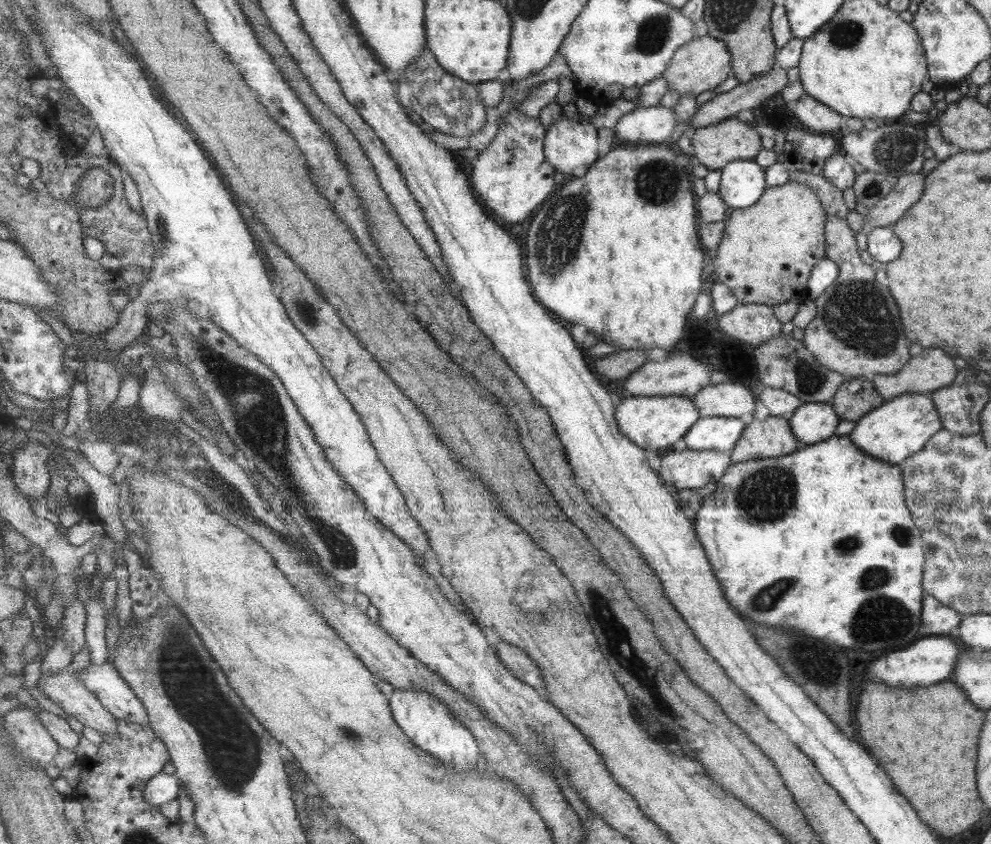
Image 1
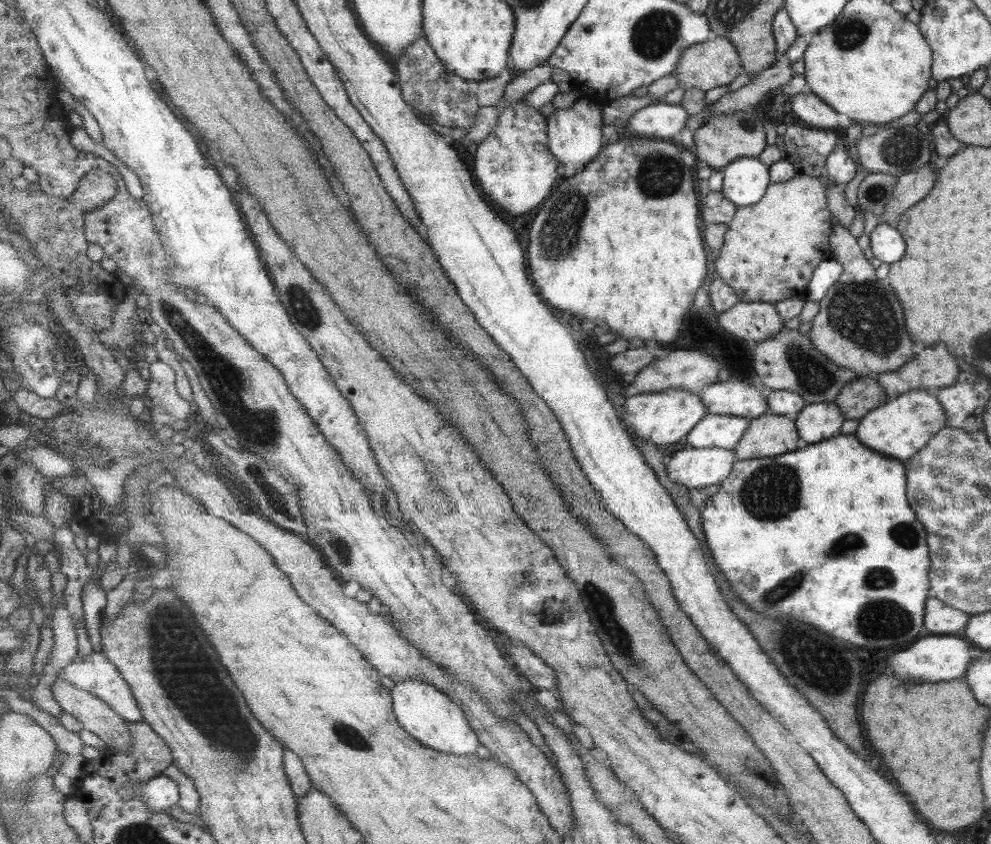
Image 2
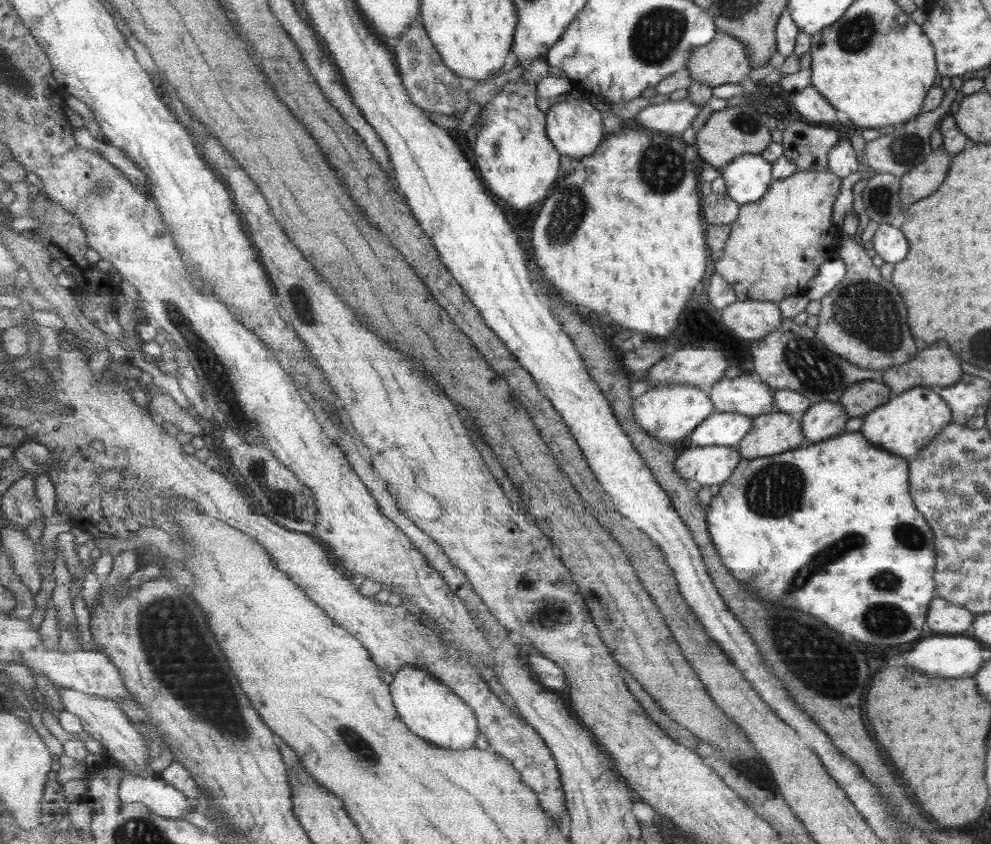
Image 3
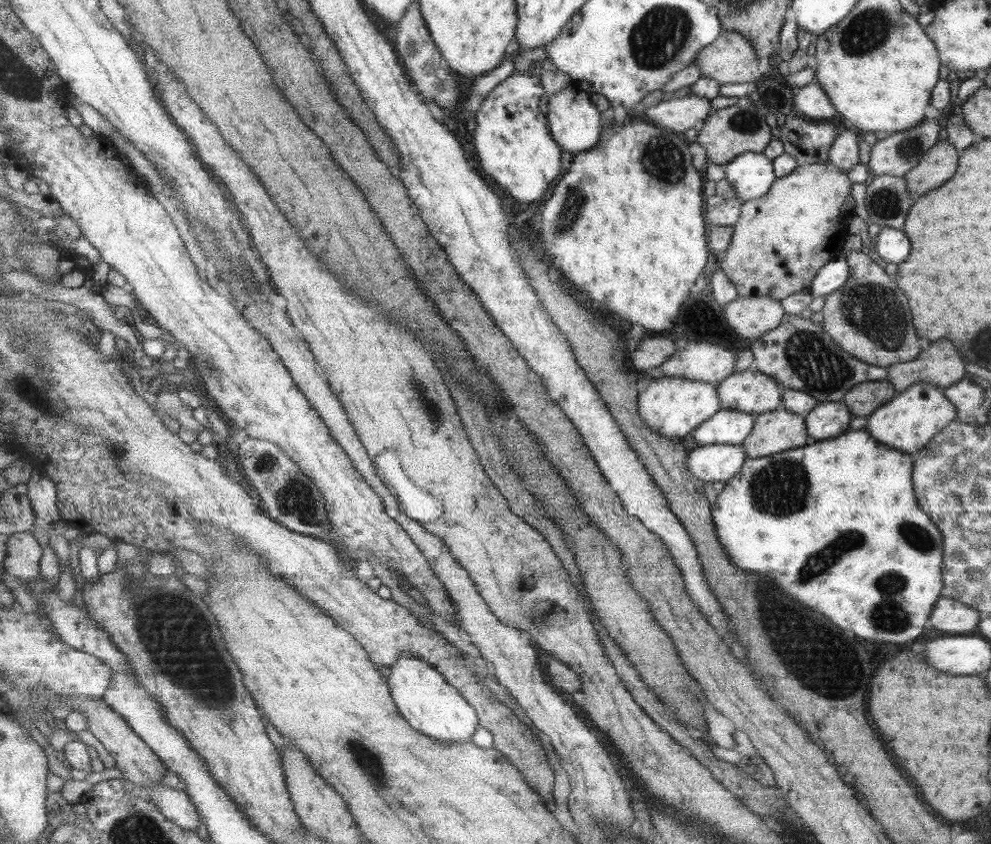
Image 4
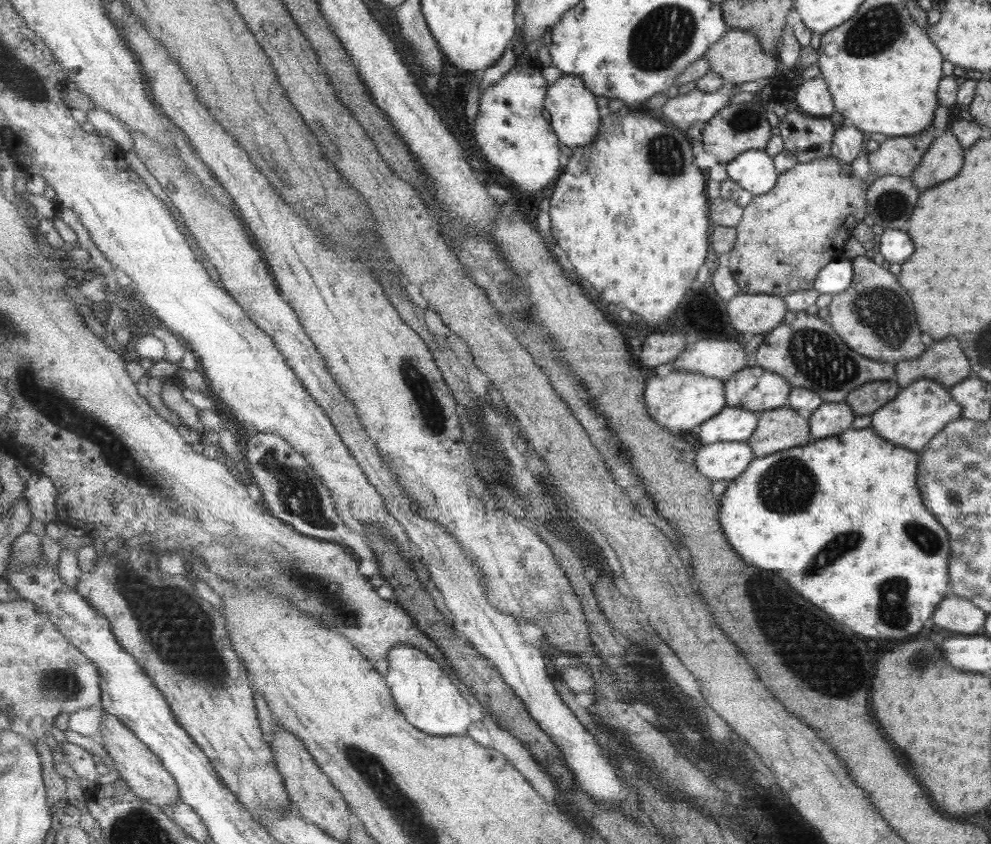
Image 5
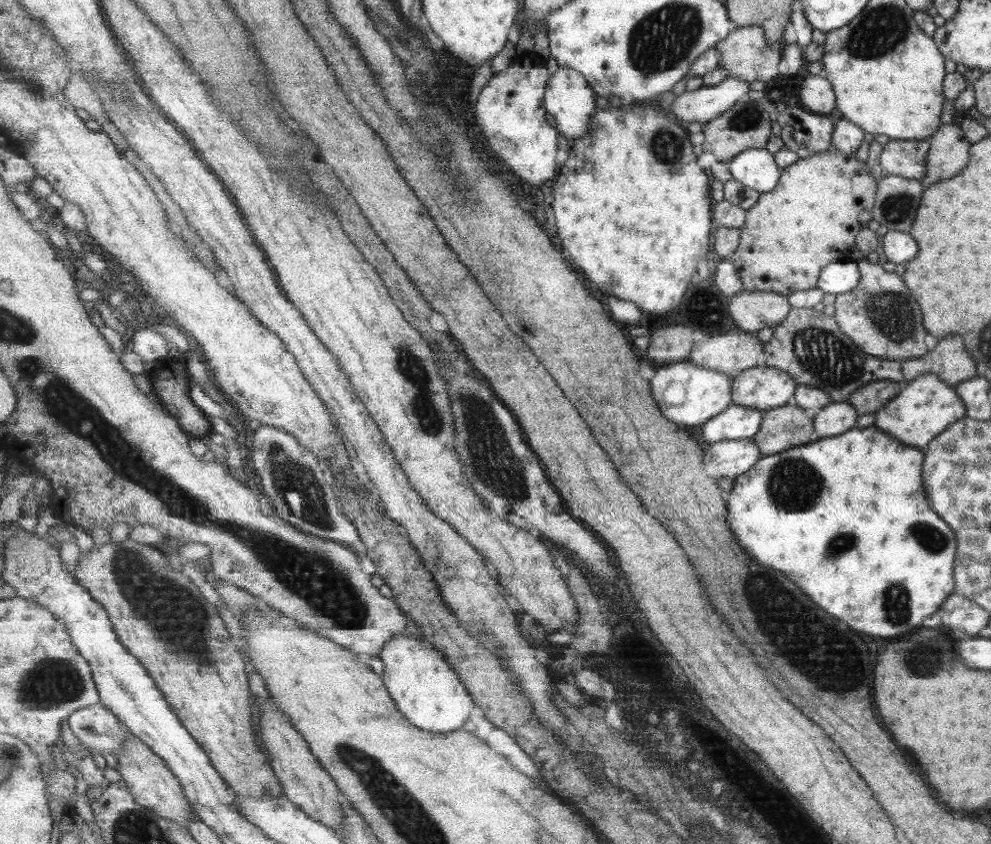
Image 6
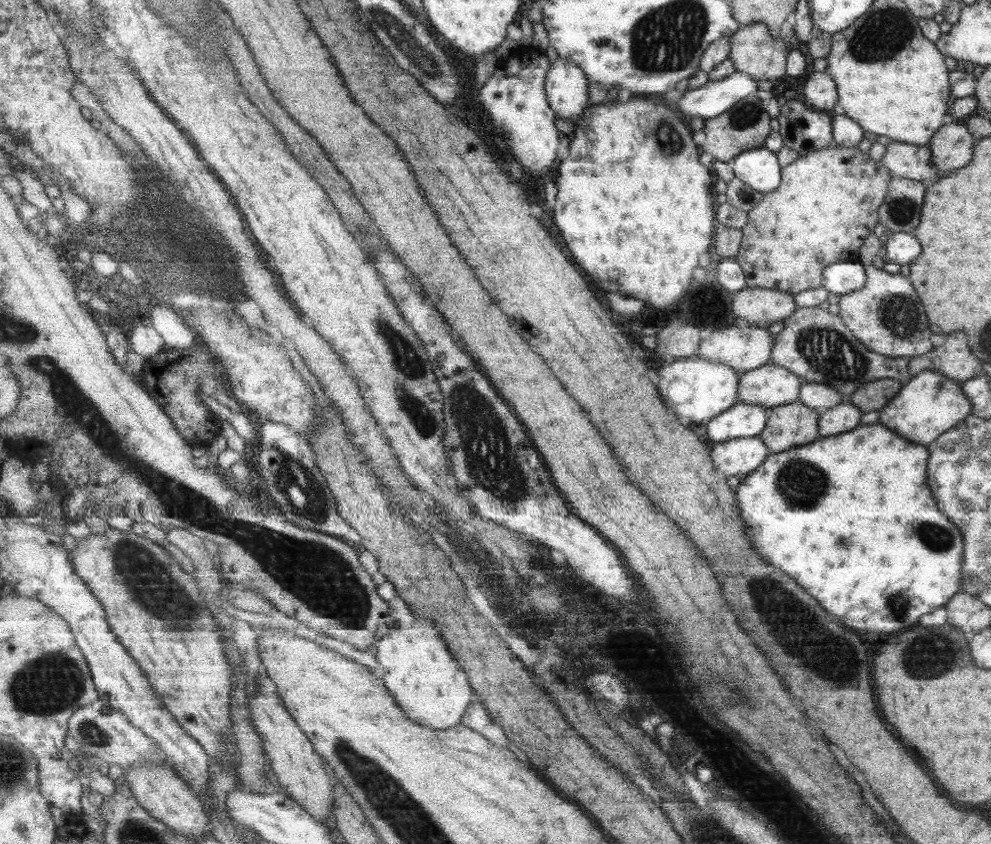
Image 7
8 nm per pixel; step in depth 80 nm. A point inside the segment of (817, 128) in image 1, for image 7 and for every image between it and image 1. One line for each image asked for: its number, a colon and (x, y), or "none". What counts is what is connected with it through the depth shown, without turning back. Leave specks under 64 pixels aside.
2: (808, 107)
3: (810, 105)
4: (810, 100)
5: (813, 97)
6: (816, 93)
7: (819, 88)

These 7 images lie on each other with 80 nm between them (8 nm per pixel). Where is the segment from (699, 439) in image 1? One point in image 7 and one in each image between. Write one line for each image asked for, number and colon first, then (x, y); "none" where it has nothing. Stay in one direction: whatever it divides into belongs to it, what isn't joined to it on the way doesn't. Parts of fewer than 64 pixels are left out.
2: (715, 431)
3: (721, 429)
4: (728, 426)
5: (734, 424)
6: (737, 422)
7: (743, 420)

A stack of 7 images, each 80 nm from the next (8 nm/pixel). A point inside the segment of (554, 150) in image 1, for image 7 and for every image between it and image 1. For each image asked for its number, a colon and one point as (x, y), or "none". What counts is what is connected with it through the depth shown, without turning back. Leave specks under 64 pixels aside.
2: (576, 133)
3: (575, 126)
4: (575, 123)
5: (572, 109)
6: (572, 104)
7: (568, 88)

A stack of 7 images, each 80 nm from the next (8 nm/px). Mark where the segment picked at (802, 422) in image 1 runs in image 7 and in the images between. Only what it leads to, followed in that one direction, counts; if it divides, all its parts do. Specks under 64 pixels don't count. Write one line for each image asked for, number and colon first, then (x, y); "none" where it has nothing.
2: (817, 422)
3: (823, 420)
4: (827, 420)
5: (831, 418)
6: (835, 418)
7: (844, 417)

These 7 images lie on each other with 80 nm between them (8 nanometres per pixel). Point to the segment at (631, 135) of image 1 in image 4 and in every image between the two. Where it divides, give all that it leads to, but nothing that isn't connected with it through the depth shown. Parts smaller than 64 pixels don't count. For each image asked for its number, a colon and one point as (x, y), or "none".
2: (662, 121)
3: (671, 117)
4: (678, 114)

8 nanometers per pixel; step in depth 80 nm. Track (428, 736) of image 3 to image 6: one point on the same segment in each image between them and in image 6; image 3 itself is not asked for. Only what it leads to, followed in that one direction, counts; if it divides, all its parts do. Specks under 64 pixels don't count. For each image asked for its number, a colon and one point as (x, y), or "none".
4: (435, 708)
5: (432, 702)
6: (425, 687)

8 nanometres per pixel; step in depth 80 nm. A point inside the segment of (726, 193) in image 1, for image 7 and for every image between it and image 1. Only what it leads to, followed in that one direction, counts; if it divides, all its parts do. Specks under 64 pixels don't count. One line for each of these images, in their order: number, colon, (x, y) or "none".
2: (746, 180)
3: (748, 178)
4: (751, 174)
5: (753, 170)
6: (755, 168)
7: (758, 168)

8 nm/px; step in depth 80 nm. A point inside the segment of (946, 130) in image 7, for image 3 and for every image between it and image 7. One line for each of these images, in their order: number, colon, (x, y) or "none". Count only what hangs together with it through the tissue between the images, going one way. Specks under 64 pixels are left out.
3: (924, 178)
4: (938, 164)
5: (942, 160)
6: (949, 150)

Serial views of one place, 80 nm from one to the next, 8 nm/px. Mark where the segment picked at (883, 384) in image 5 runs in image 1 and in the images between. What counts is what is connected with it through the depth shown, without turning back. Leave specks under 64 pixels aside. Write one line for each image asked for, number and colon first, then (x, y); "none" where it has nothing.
1: (850, 407)
2: (854, 404)
3: (858, 400)
4: (862, 400)

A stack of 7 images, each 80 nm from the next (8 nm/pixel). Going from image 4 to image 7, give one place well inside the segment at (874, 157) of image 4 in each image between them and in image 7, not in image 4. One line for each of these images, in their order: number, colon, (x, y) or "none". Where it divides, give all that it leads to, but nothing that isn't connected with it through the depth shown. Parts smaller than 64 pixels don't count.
5: (899, 156)
6: (906, 158)
7: (914, 162)

